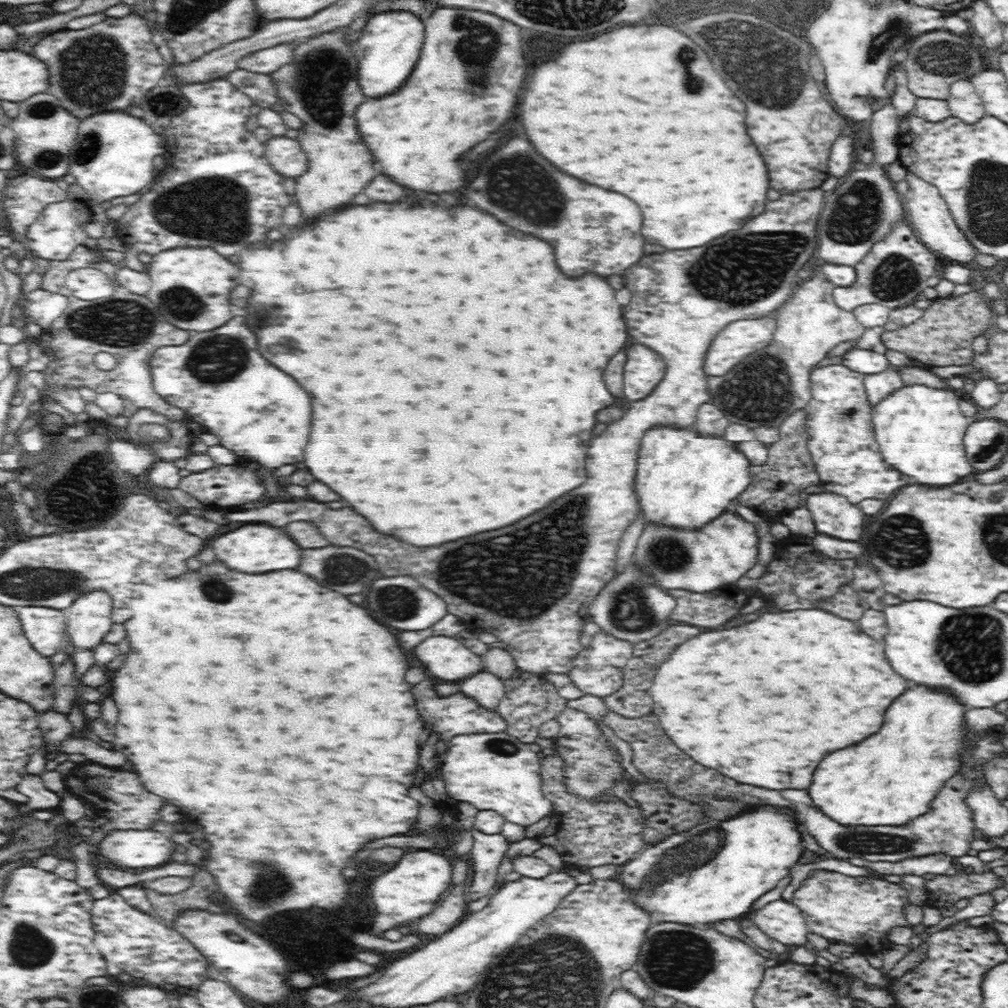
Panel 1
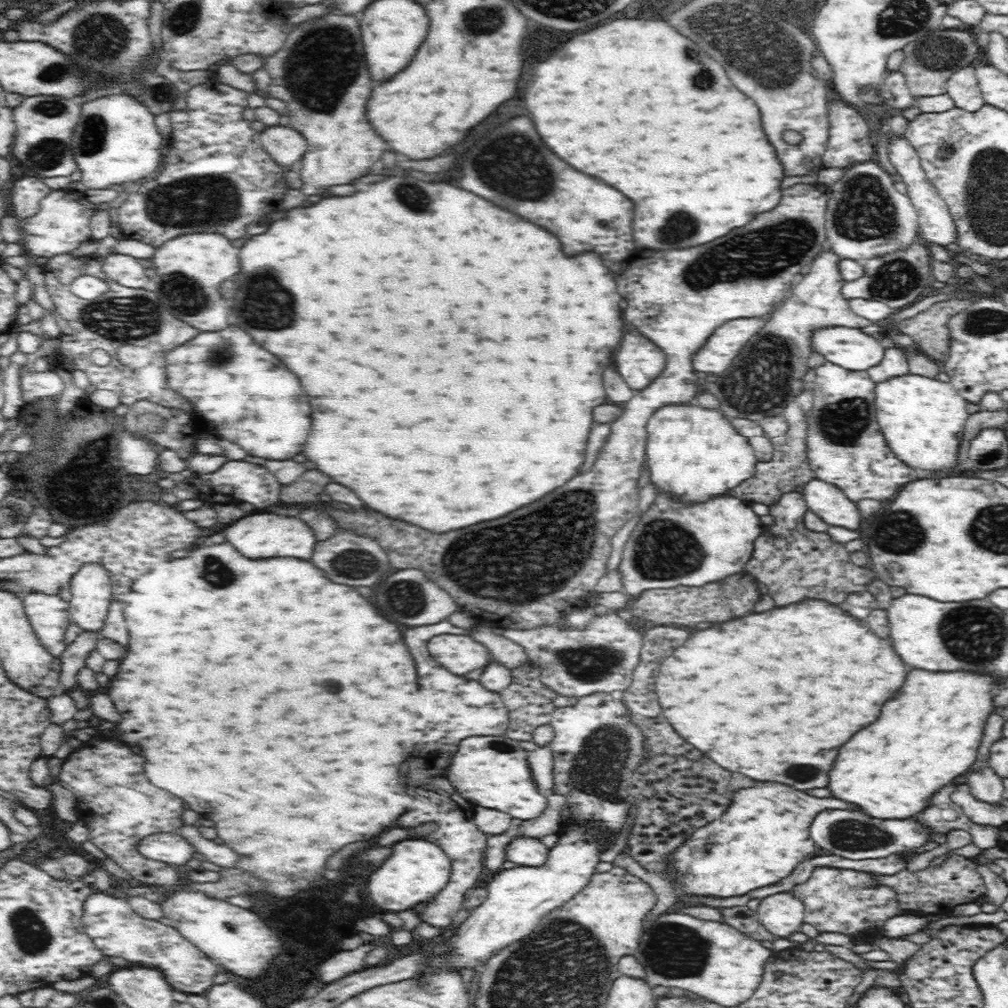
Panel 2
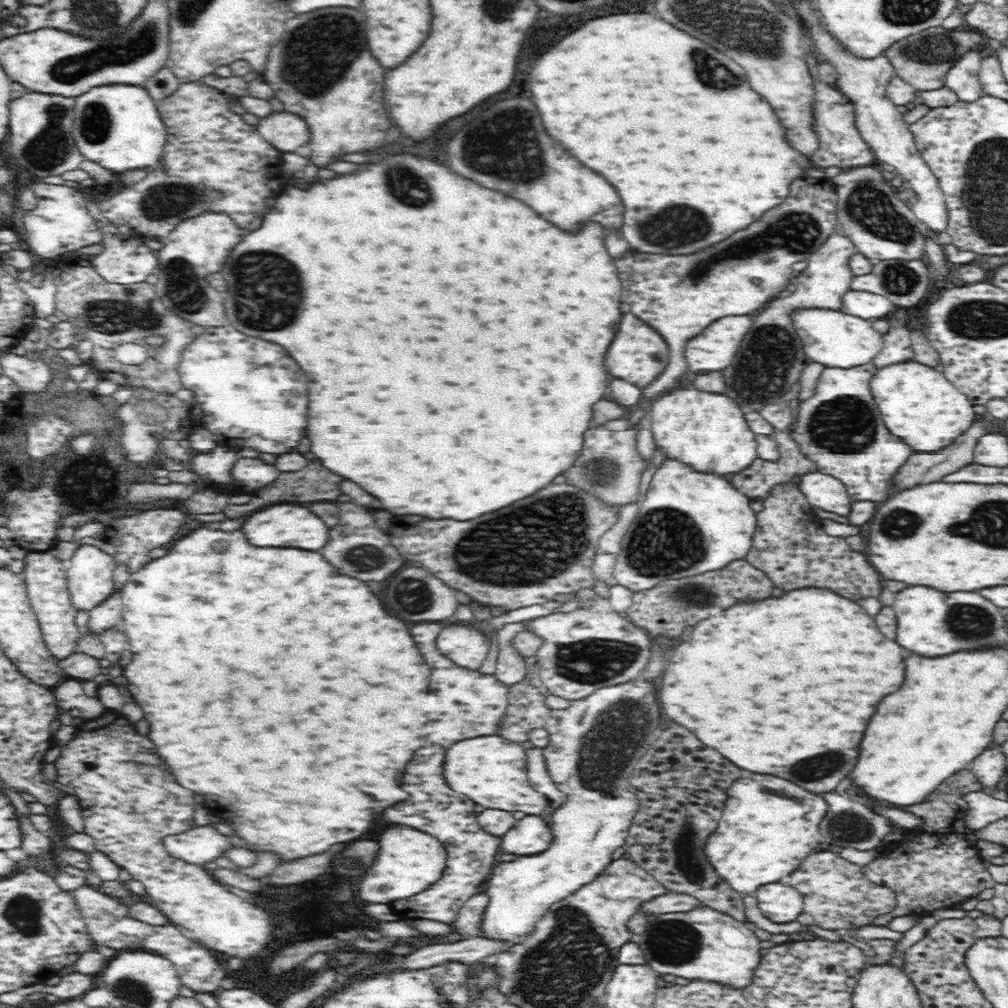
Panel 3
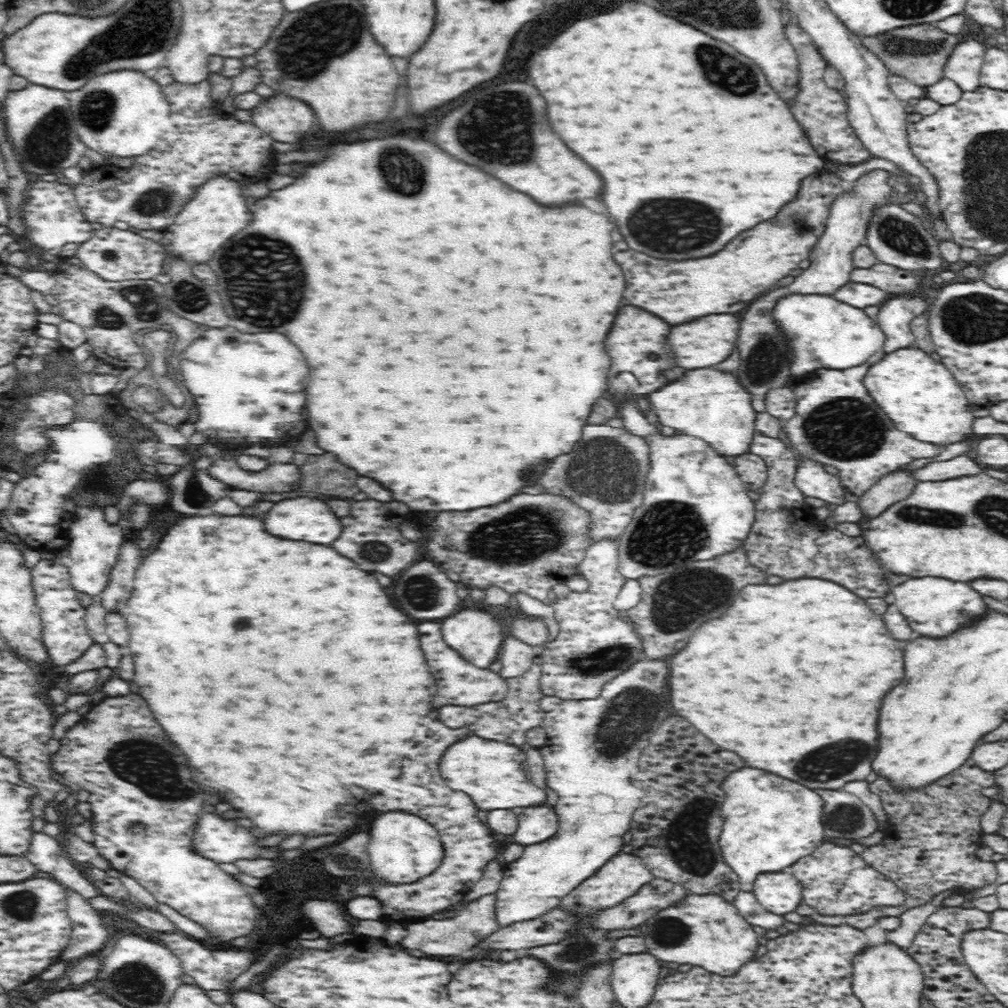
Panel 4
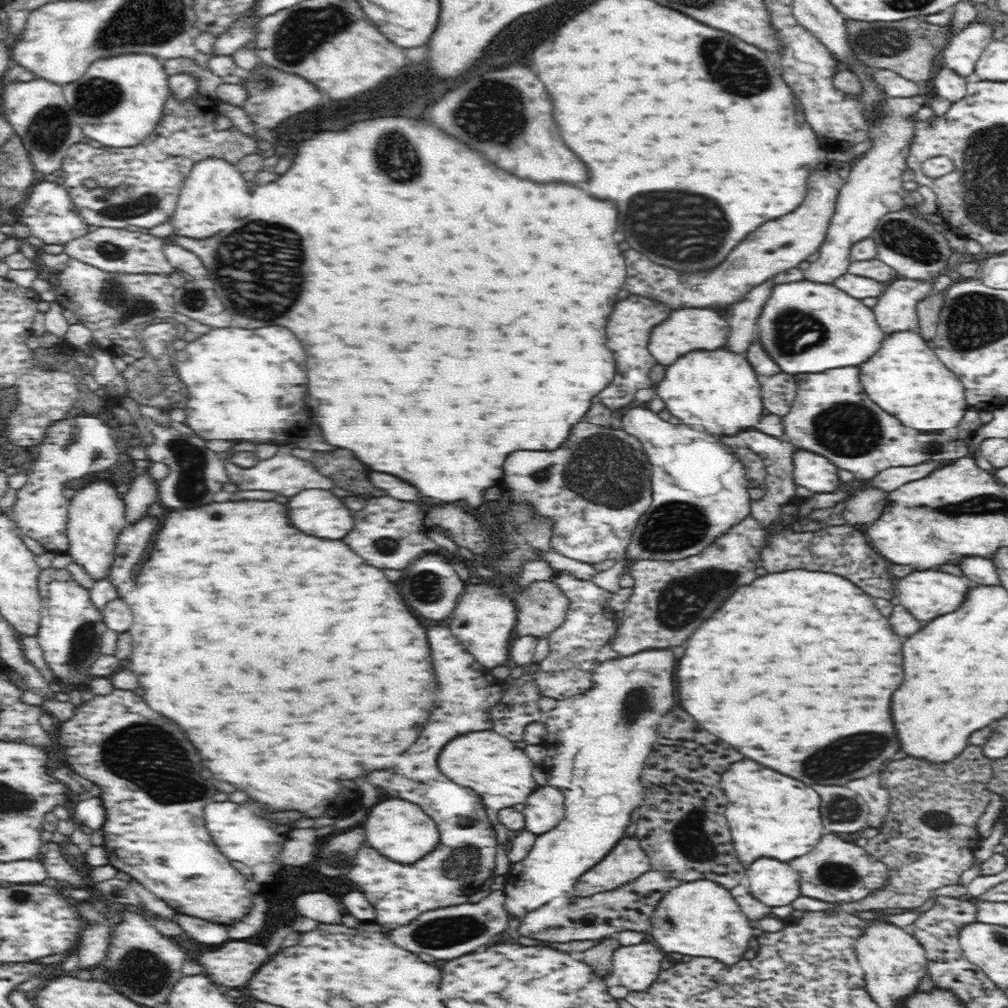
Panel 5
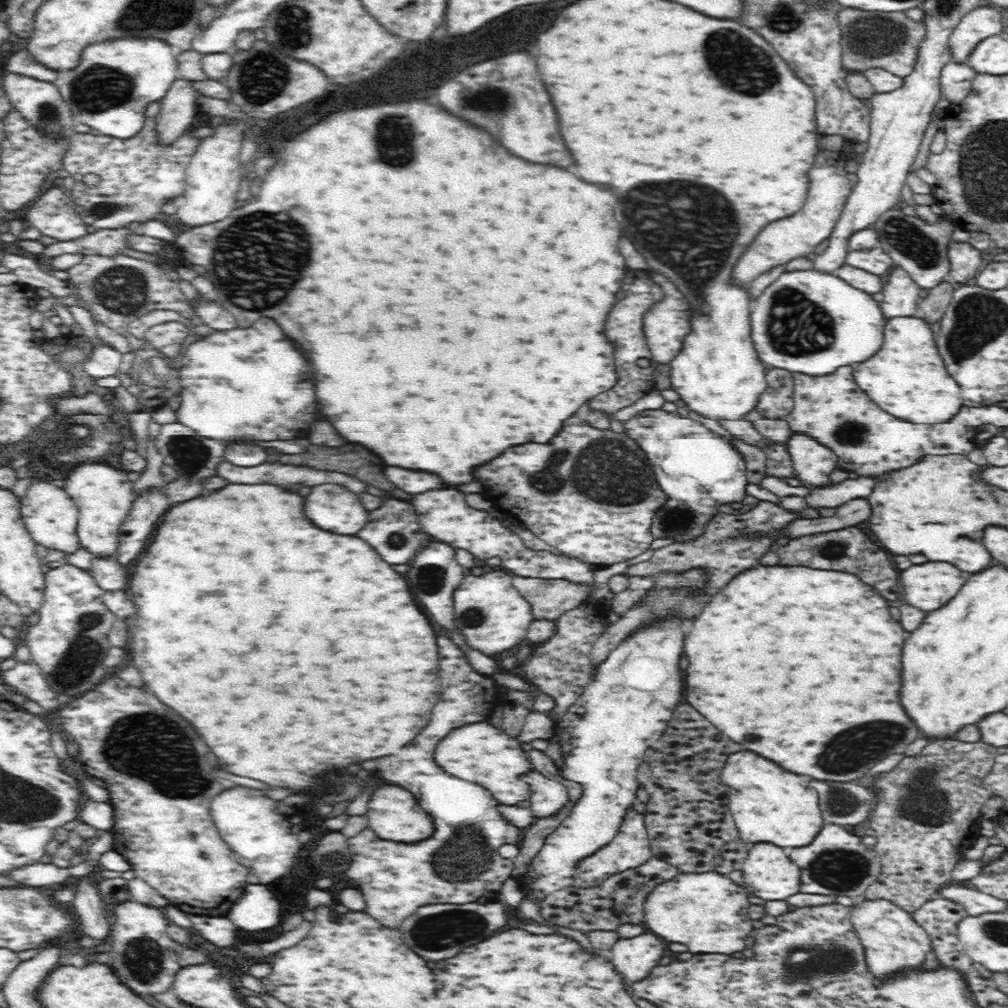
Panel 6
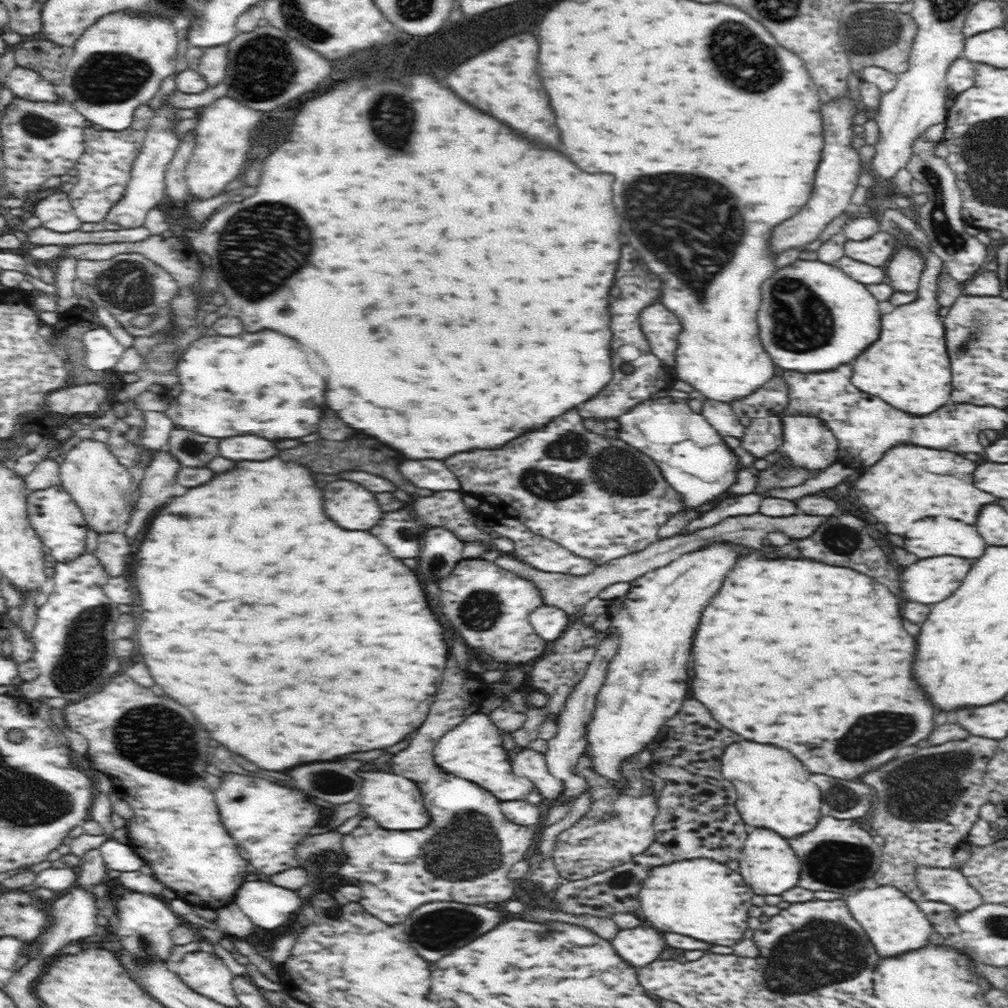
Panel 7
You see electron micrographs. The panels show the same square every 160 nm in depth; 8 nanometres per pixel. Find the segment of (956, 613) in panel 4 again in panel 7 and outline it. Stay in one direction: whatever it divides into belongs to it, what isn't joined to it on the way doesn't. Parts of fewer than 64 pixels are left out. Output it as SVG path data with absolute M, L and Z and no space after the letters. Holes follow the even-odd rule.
M950 554L919 559L904 567L902 592L912 602L936 605L962 584L971 566L971 560Z

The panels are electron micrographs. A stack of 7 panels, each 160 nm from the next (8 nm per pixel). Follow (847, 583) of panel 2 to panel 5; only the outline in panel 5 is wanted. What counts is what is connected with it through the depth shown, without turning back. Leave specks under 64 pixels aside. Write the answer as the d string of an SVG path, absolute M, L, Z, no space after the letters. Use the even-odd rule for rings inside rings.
M754 428L737 433L737 436L746 442L750 450L761 455L766 469L766 494L759 500L750 501L750 514L767 534L763 549L759 550L758 566L762 566L766 574L796 569L839 574L856 586L860 586L866 594L874 598L892 600L895 580L890 580L892 574L888 571L888 562L868 544L865 534L856 530L855 525L840 524L810 532L810 530L798 530L798 526L794 526L794 517L786 517L786 514L782 514L782 504L799 502L798 485L794 480L795 446L791 442L774 438Z

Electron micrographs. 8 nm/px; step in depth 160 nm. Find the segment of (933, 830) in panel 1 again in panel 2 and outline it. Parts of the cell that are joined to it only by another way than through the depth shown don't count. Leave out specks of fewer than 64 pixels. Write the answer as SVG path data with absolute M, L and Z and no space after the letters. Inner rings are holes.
M828 809L819 811L810 825L811 840L830 854L838 854L850 860L884 858L896 852L904 852L906 848L922 846L930 832L923 823L916 819L879 820L868 817L866 813L852 810Z

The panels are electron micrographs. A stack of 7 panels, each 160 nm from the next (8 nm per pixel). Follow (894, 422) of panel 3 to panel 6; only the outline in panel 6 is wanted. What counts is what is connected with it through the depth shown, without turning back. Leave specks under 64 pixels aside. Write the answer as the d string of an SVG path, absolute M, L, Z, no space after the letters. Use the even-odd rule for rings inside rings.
M895 317L886 322L883 343L874 358L854 364L854 378L858 386L886 412L915 425L948 422L962 406L960 386L950 378L944 362L934 346L934 332L926 319Z

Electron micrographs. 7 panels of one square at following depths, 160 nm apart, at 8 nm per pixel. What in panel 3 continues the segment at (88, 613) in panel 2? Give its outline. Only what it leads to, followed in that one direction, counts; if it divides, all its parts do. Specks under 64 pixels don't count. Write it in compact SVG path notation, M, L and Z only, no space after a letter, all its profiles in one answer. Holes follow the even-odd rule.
M91 540L78 542L78 548L74 550L74 554L70 558L70 568L66 570L67 589L74 608L92 610L94 606L105 601L115 588L113 577L115 568L114 558L110 556L109 551L104 550L104 547Z

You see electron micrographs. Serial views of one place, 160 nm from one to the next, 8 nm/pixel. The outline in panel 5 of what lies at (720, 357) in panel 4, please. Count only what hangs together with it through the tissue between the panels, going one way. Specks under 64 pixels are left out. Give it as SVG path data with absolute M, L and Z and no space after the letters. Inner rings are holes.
M672 310L665 322L658 325L658 330L653 330L650 336L650 354L660 364L672 365L678 357L696 352L698 349L713 350L720 349L726 345L730 328L723 313L714 310Z

